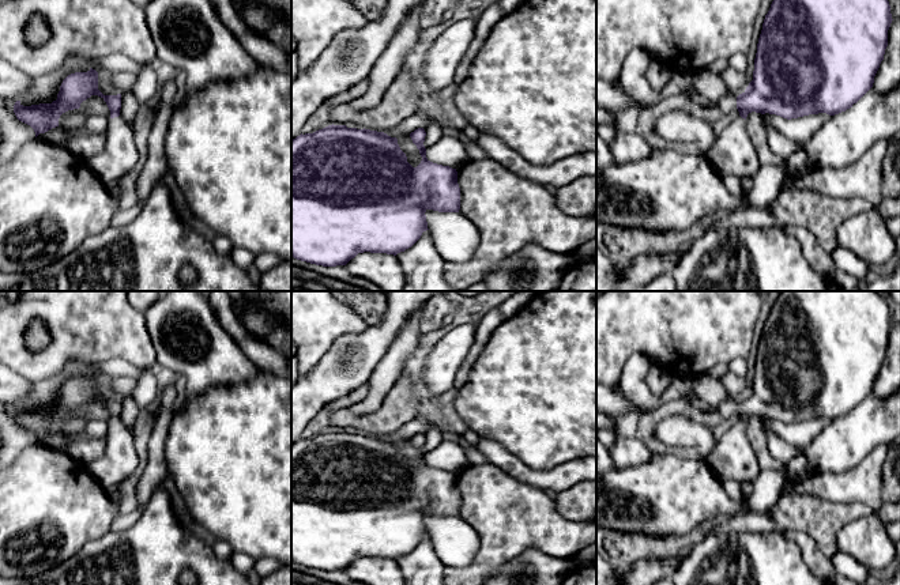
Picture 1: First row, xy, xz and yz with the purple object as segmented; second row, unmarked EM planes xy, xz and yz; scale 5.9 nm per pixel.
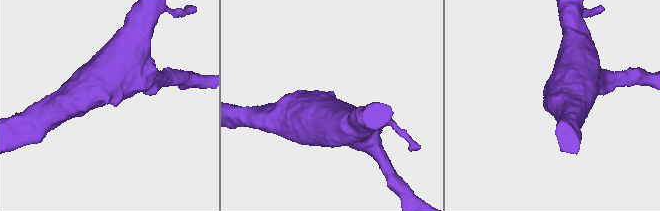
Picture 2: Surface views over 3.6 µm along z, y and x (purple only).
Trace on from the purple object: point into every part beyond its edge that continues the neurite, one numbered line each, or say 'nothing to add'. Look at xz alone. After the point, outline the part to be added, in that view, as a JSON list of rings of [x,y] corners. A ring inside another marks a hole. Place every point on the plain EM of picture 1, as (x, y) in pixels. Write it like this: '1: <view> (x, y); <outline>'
nothing to add

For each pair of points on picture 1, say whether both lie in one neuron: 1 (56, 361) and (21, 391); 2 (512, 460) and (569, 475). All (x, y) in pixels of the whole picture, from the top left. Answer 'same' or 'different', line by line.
1: different
2: same

